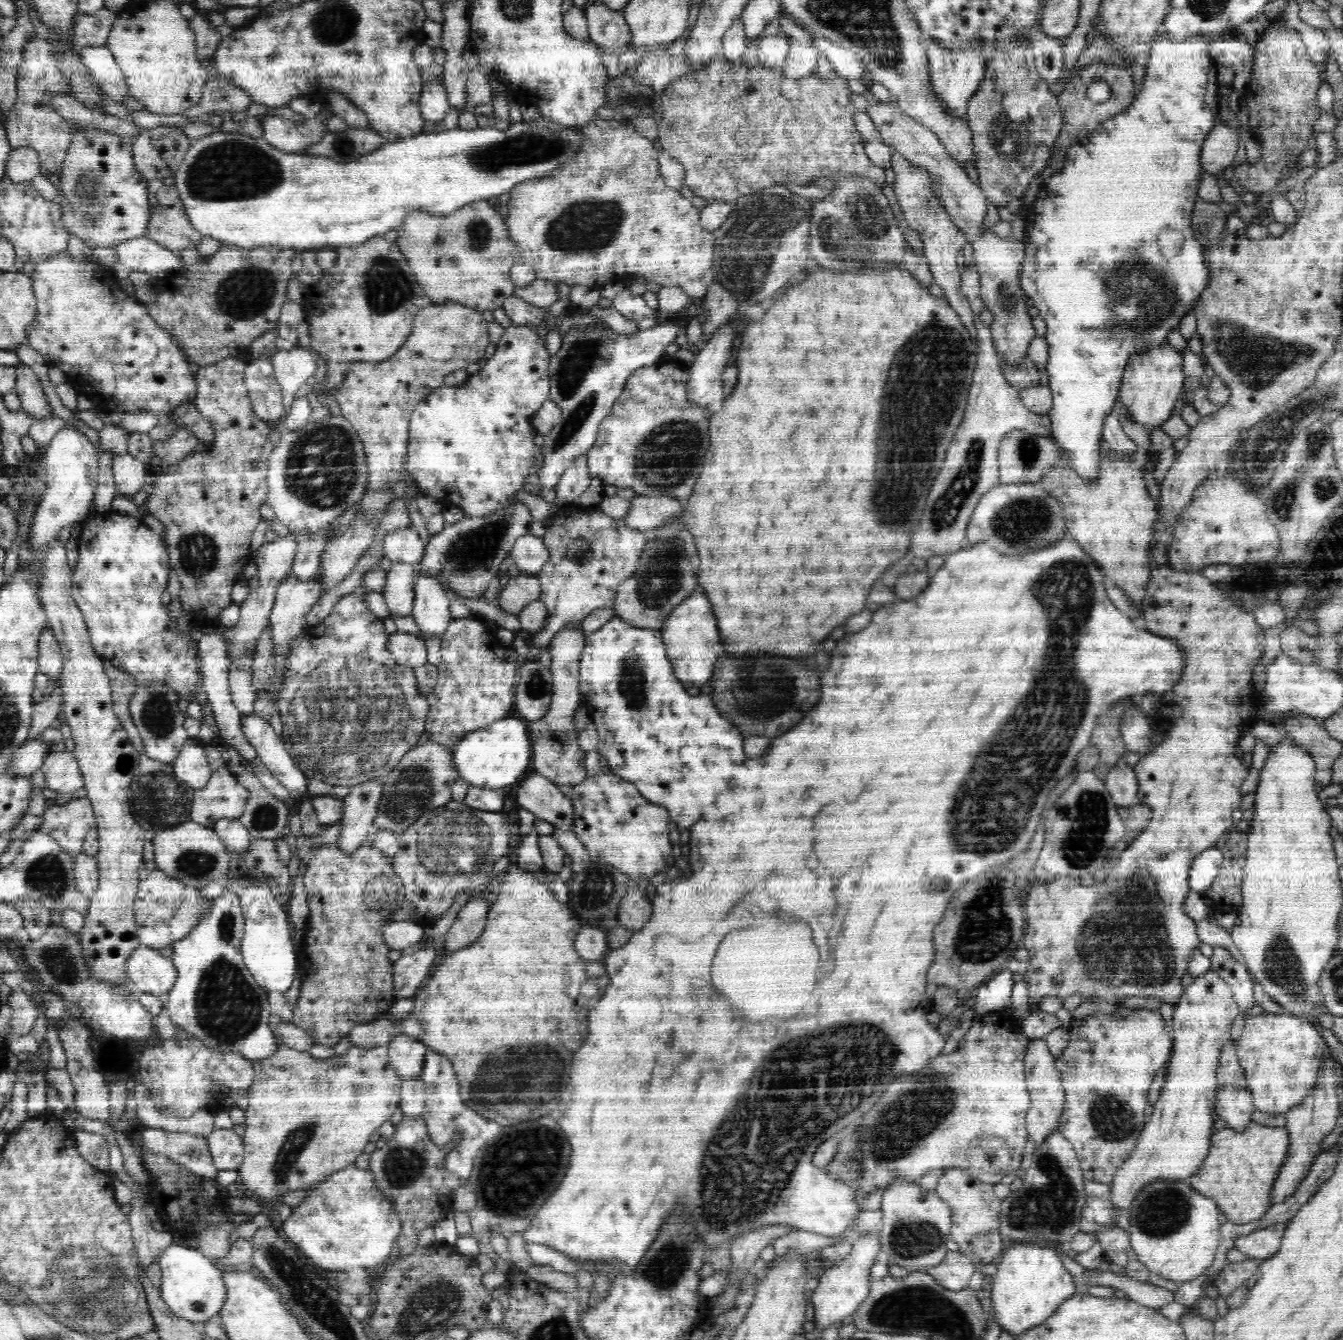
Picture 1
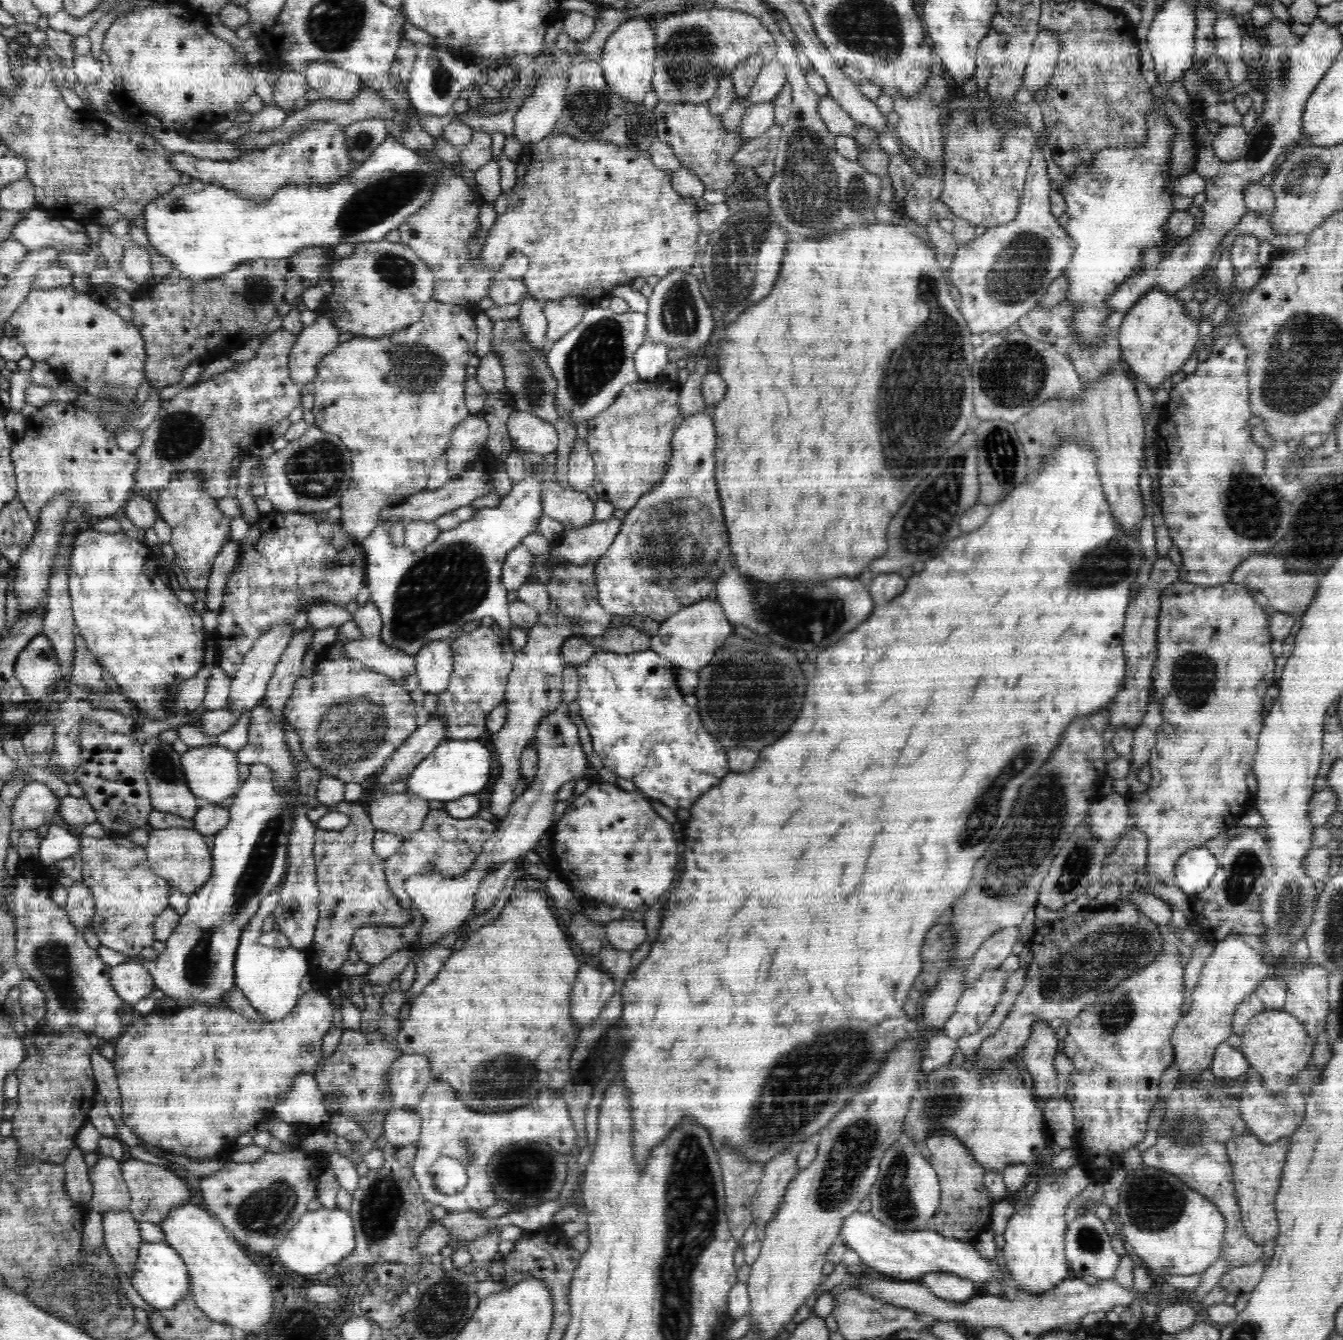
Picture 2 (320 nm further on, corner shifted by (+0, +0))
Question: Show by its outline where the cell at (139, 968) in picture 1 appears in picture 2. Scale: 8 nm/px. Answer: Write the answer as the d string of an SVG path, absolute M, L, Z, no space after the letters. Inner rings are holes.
M130 958L111 970L112 988L131 1006L155 989L152 975L136 960Z

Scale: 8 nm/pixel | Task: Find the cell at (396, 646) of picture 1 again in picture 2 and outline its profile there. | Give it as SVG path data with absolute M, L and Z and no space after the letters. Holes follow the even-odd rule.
M380 635L348 641L344 653L344 657L363 663L374 673L389 676L410 693L418 686L415 658L384 646Z

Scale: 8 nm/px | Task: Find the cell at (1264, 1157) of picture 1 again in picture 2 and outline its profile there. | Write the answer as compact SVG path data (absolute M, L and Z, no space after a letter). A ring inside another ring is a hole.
M1250 1134L1234 1136L1225 1147L1228 1160L1232 1165L1233 1190L1236 1191L1245 1233L1256 1244L1263 1245L1270 1239L1276 1240L1279 1234L1279 1222L1277 1221L1275 1198L1281 1185L1287 1152L1291 1147L1290 1137L1284 1137L1273 1144L1265 1144Z

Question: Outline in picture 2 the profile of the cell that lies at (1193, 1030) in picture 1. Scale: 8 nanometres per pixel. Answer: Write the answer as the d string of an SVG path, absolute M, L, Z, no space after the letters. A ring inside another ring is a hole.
M1230 933L1224 940L1217 942L1216 946L1214 946L1211 955L1206 959L1205 965L1201 968L1202 976L1199 976L1199 981L1197 982L1197 986L1191 991L1191 1007L1190 1012L1186 1014L1186 1016L1182 1016L1180 1018L1180 1022L1176 1024L1176 1028L1174 1028L1174 1032L1172 1032L1172 1048L1176 1048L1176 1064L1180 1066L1180 1070L1182 1070L1182 1076L1190 1076L1190 1079L1180 1079L1186 1080L1186 1082L1196 1082L1196 1079L1192 1079L1192 1076L1198 1076L1200 1070L1204 1070L1206 1066L1210 1066L1210 1062L1212 1062L1216 1047L1219 1046L1220 1043L1226 1041L1226 1039L1233 1033L1232 1028L1232 1019L1234 1013L1236 1012L1236 1008L1238 1008L1238 1004L1242 1004L1252 992L1255 992L1256 988L1258 988L1259 984L1268 979L1272 975L1273 966L1266 963L1264 961L1264 957L1260 956L1260 953L1256 951L1256 949L1252 949L1250 945L1246 943L1246 940L1242 938L1240 933Z

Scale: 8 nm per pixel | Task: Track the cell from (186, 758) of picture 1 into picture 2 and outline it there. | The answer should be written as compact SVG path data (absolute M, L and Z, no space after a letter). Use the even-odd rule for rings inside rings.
M201 746L189 747L181 755L182 768L188 786L194 796L206 799L210 804L223 804L224 801L234 797L239 791L240 782L240 762L236 753L221 746Z

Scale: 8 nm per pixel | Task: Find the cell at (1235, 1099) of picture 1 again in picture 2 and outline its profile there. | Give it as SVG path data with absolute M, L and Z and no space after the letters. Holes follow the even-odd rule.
M1252 1070L1248 1072L1249 1080L1240 1092L1240 1111L1249 1133L1262 1143L1273 1144L1284 1137L1291 1137L1304 1122L1306 1100L1299 1092L1297 1084L1290 1085L1280 1092L1269 1092L1263 1080Z

